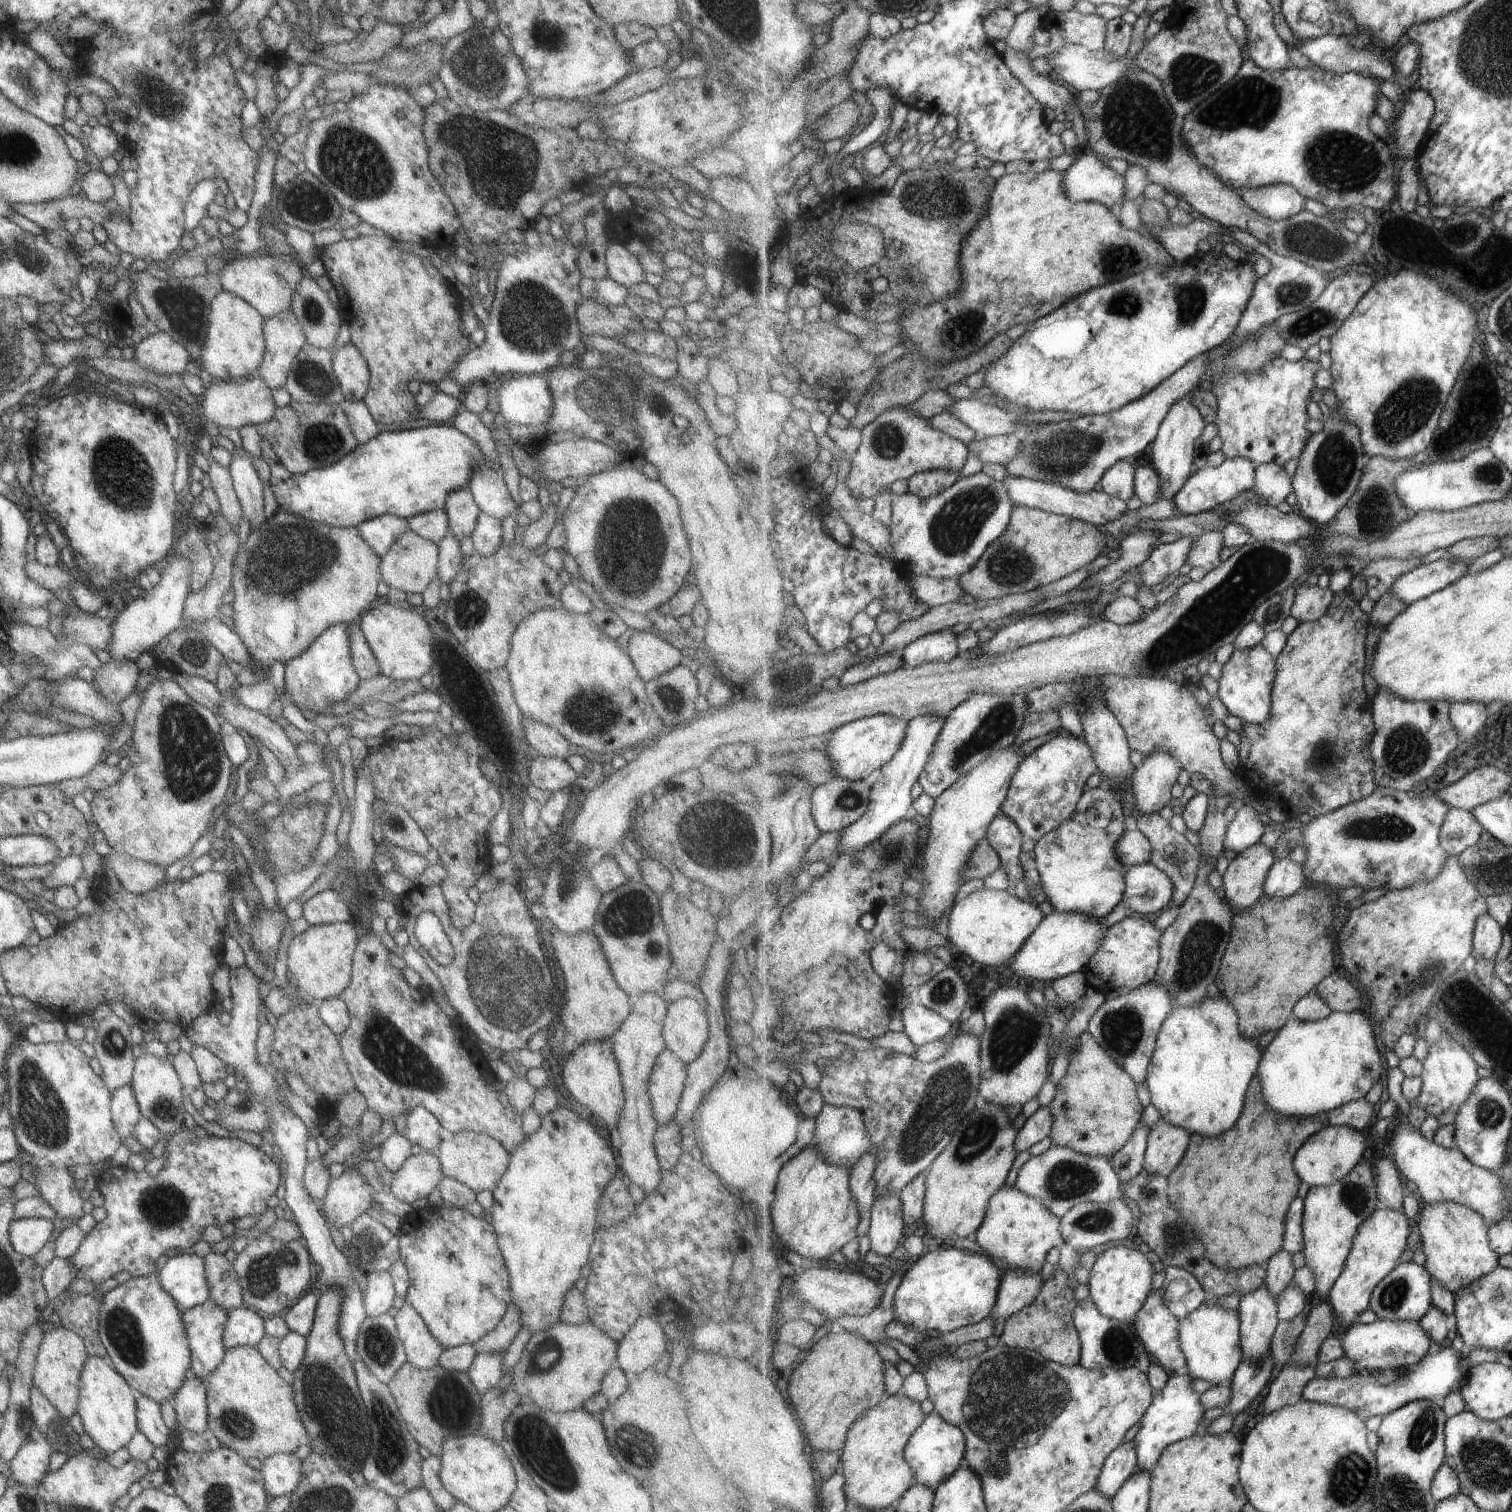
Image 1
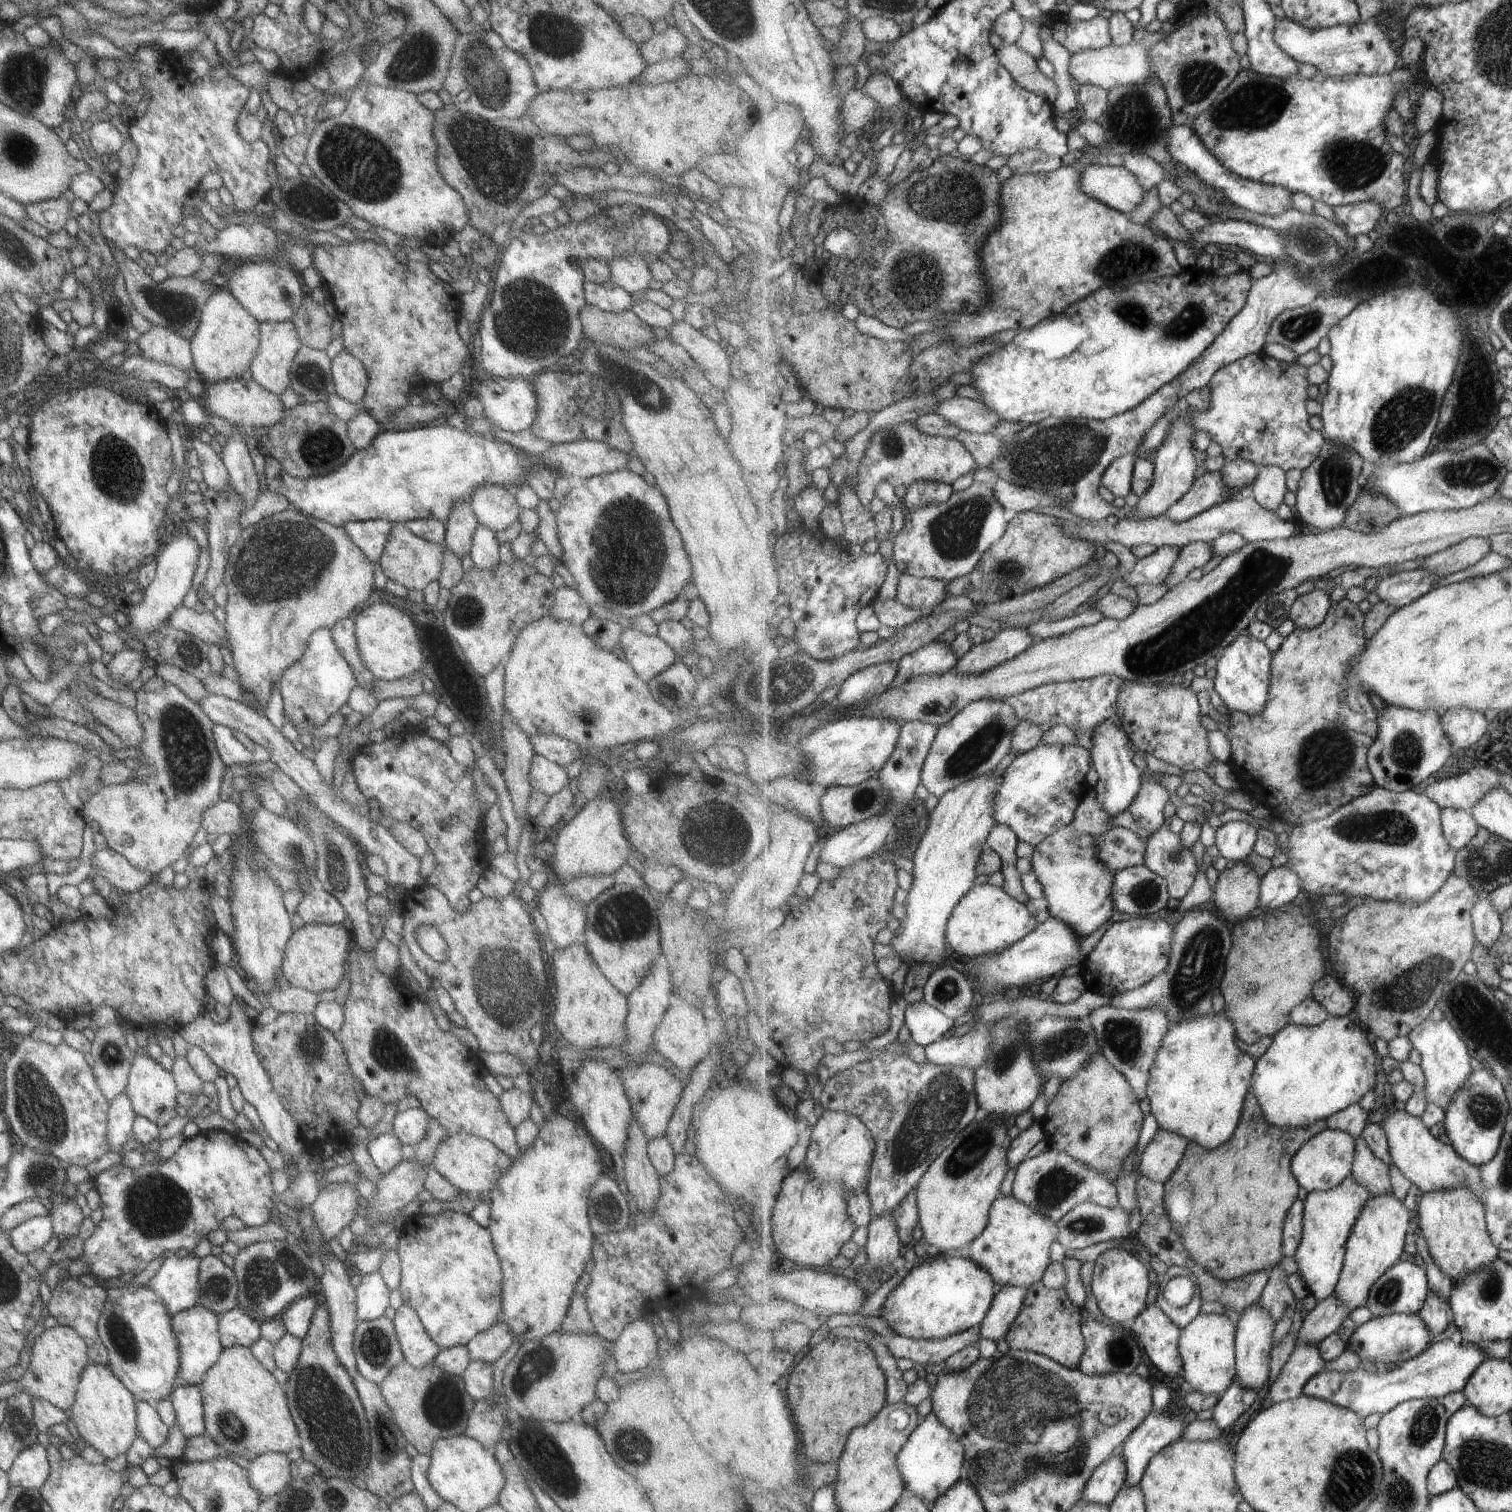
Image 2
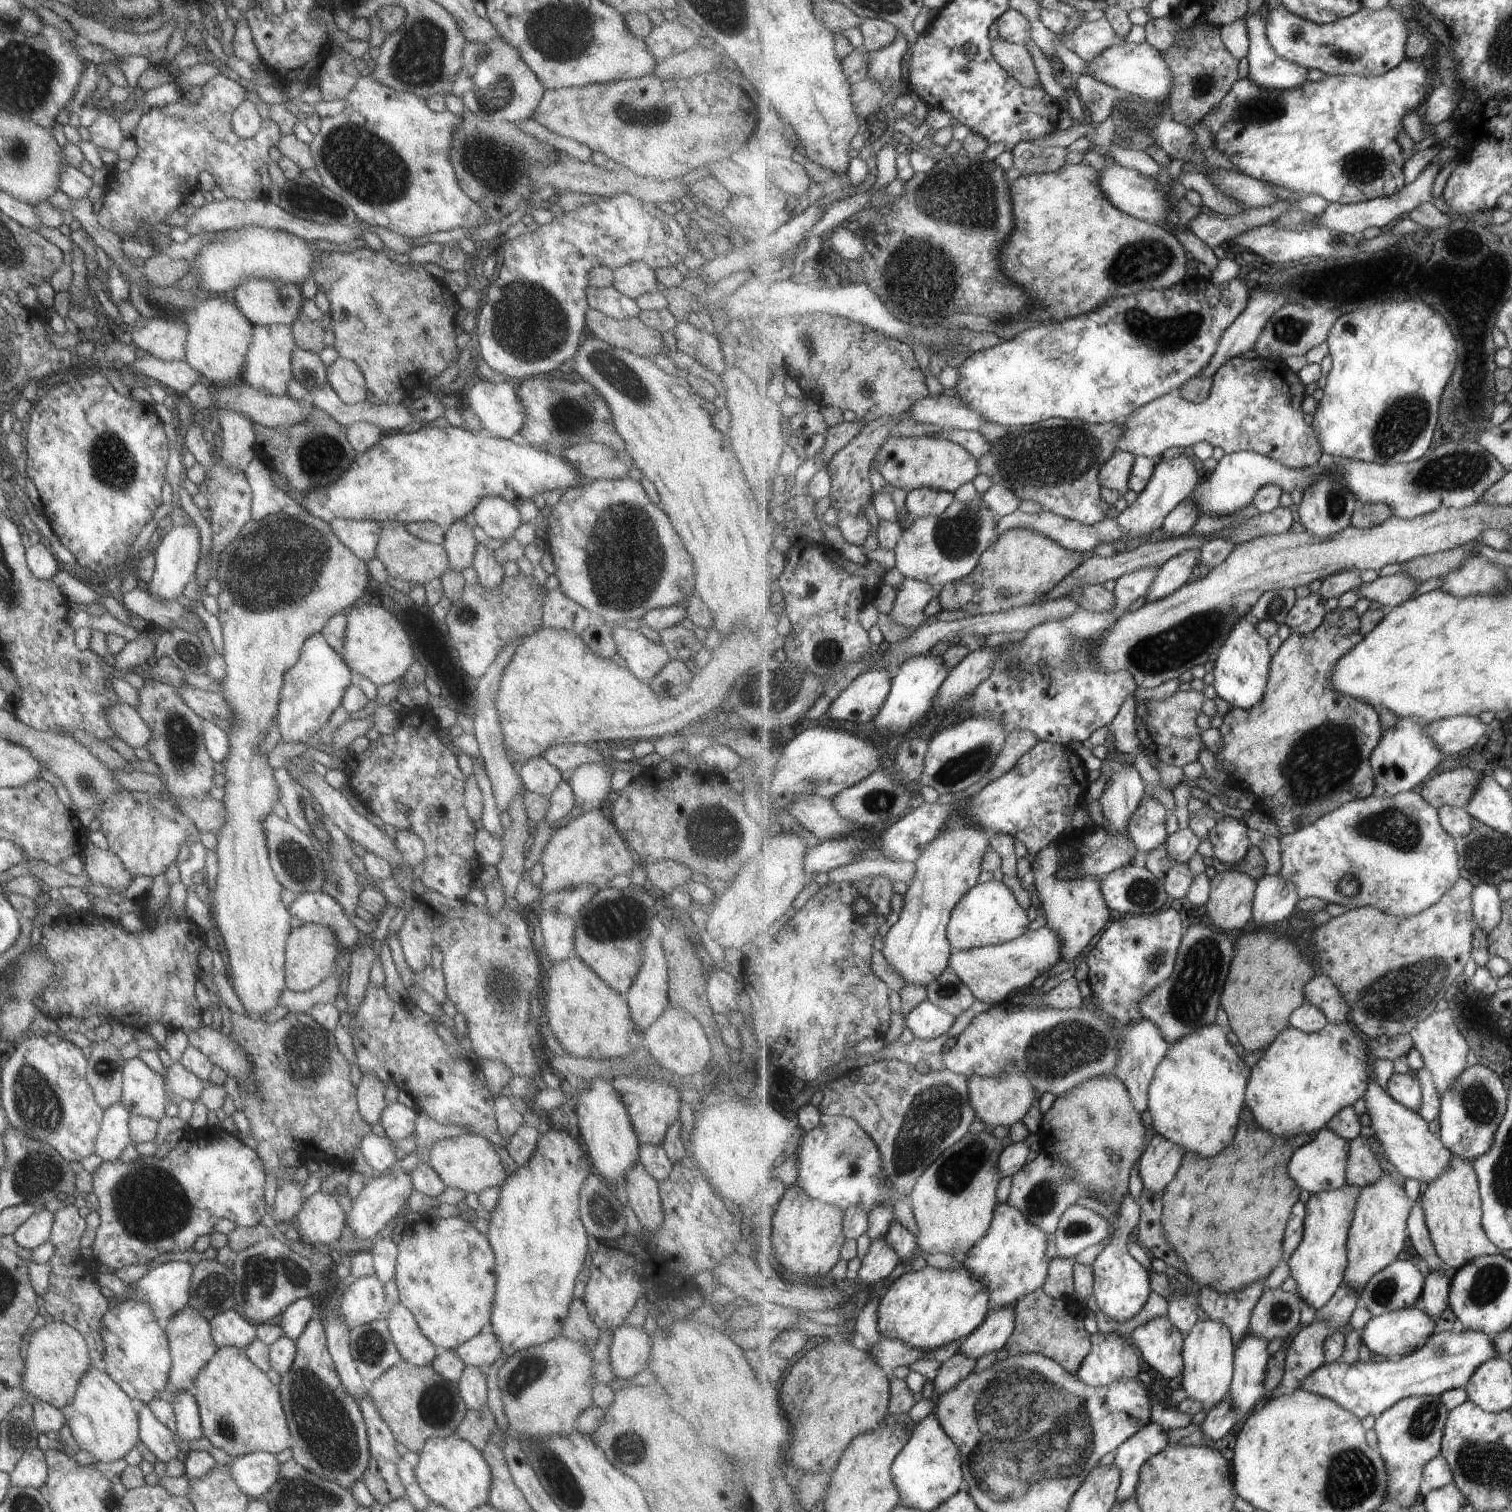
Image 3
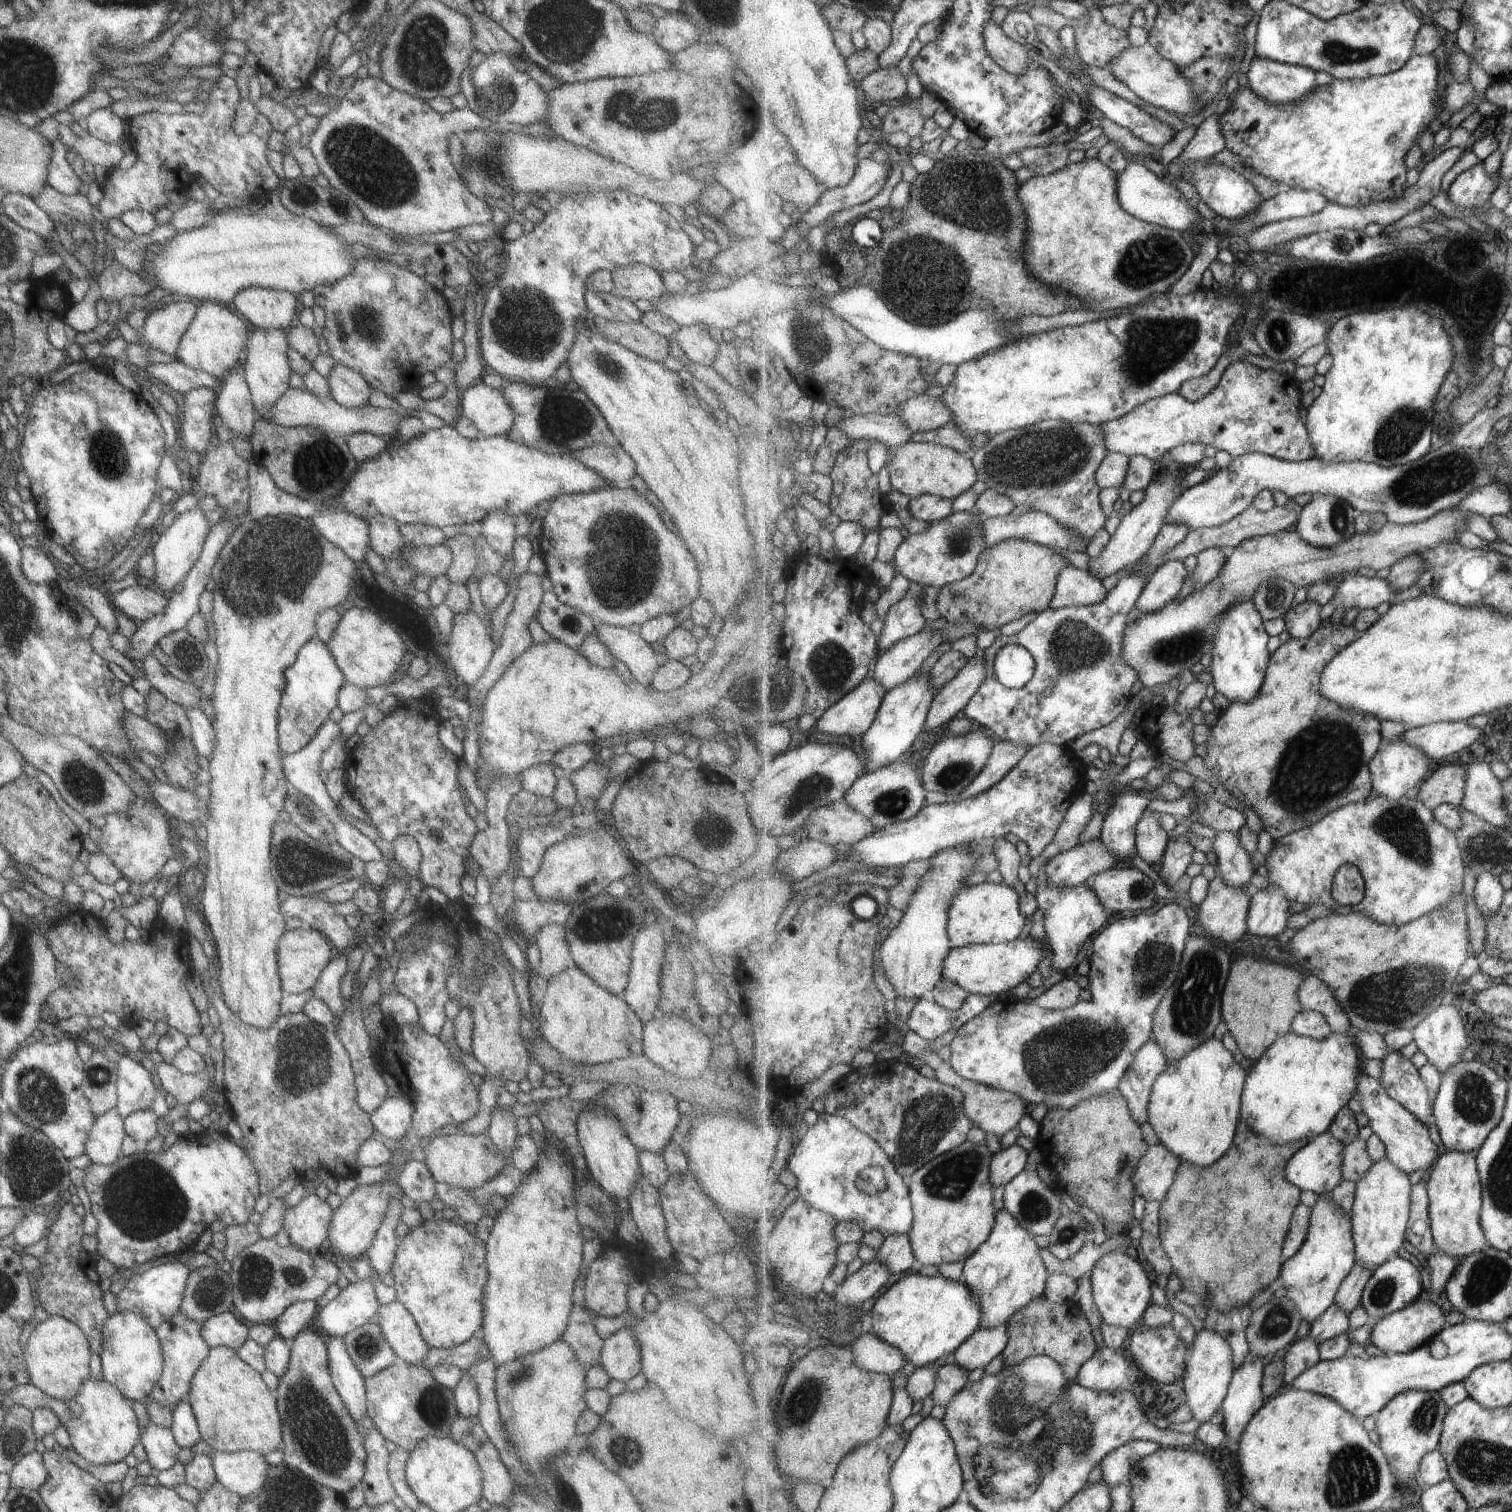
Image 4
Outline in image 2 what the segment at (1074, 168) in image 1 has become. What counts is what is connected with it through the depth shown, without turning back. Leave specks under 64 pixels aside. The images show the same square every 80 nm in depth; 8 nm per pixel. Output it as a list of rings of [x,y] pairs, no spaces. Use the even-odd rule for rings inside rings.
[[[1096,163],[1081,167],[1081,170],[1080,183],[1085,194],[1119,212],[1129,214],[1145,198],[1144,185],[1128,168]]]

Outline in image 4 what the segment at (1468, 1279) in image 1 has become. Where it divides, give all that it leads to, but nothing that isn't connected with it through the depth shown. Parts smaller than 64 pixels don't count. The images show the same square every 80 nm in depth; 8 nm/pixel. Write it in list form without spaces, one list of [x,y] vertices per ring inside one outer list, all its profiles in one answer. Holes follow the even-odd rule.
[[[1444,1149],[1428,1173],[1429,1214],[1436,1248],[1446,1255],[1459,1257],[1461,1260],[1493,1247],[1488,1236],[1485,1236],[1480,1221],[1484,1193],[1477,1166],[1477,1153]]]

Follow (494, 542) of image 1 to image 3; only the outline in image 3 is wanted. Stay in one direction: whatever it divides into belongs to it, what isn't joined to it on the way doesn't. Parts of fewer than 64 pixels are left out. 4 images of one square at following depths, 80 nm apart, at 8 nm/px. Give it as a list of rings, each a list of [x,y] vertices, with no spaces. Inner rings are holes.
[[[476,542],[470,567],[475,570],[478,583],[488,589],[496,589],[504,576],[501,565],[495,560],[492,549],[487,544]]]

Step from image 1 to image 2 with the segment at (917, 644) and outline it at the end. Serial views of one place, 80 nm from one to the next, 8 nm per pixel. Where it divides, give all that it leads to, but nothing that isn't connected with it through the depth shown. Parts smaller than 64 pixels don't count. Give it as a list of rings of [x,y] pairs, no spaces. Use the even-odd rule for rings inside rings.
[[[931,641],[898,661],[897,681],[901,684],[913,677],[947,672],[958,664],[959,659],[952,644],[947,641]]]

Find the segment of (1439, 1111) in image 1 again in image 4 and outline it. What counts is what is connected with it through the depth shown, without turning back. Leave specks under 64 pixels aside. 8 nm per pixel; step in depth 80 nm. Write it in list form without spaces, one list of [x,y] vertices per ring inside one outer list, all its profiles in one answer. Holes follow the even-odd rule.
[[[1441,1005],[1432,1012],[1425,1020],[1422,1020],[1413,1030],[1413,1040],[1427,1058],[1427,1062],[1436,1066],[1442,1078],[1449,1069],[1463,1060],[1463,1054],[1470,1048],[1468,1032],[1465,1032],[1465,1024],[1461,1018],[1460,1010],[1450,1005]]]

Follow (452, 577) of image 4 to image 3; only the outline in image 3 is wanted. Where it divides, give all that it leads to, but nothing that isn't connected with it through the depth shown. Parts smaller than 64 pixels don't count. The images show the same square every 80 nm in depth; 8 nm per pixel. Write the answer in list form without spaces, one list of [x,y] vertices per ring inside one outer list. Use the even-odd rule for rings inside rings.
[[[467,517],[454,520],[449,527],[446,527],[440,542],[448,558],[448,567],[459,572],[462,568],[470,566],[476,545],[473,531],[466,521]]]

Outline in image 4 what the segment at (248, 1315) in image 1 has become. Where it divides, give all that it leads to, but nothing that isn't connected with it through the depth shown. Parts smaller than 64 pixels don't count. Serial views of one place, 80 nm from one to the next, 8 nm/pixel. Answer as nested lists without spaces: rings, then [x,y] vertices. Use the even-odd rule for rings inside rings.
[[[227,1310],[205,1320],[200,1335],[209,1347],[223,1345],[235,1350],[248,1339],[248,1325]]]

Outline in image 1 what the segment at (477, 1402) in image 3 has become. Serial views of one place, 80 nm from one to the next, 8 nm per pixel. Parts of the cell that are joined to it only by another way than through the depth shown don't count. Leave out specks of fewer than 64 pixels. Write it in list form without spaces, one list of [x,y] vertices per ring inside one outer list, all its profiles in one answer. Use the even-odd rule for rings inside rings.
[[[505,1350],[498,1353],[477,1353],[467,1367],[466,1375],[479,1394],[483,1394],[501,1378],[501,1359],[504,1352]]]

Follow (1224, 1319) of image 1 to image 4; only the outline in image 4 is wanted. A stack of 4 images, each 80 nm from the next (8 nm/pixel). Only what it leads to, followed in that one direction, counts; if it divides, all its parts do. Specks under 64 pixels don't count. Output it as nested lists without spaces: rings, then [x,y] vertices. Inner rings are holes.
[[[1204,1325],[1198,1330],[1194,1345],[1189,1348],[1187,1370],[1180,1381],[1197,1422],[1203,1424],[1221,1410],[1231,1387],[1233,1375],[1234,1352],[1229,1341],[1218,1330]]]

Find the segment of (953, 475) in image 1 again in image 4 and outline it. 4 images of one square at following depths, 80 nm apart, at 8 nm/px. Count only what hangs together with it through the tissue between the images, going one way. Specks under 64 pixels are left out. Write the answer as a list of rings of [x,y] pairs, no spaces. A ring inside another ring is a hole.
[[[924,494],[909,498],[909,513],[913,518],[925,522],[937,522],[948,517],[953,512],[951,499],[937,495]]]

